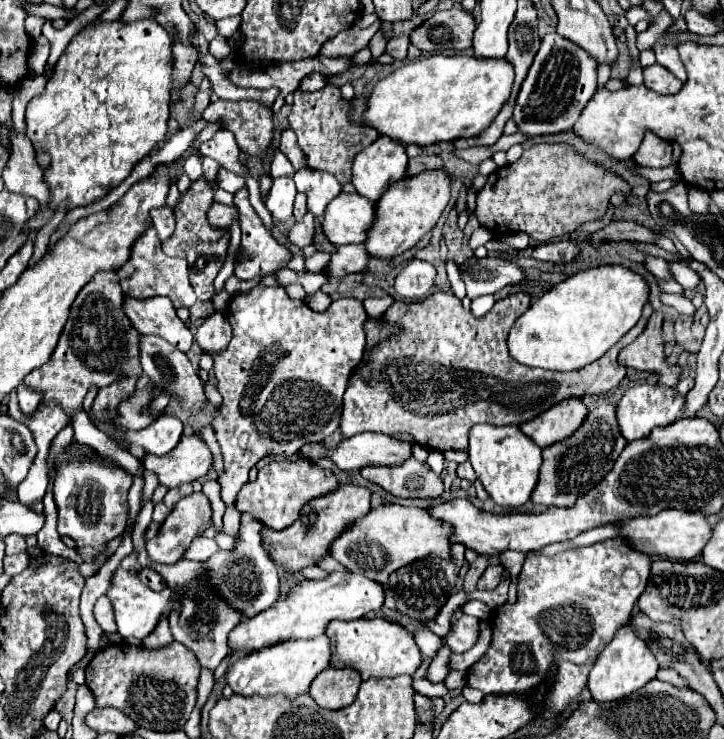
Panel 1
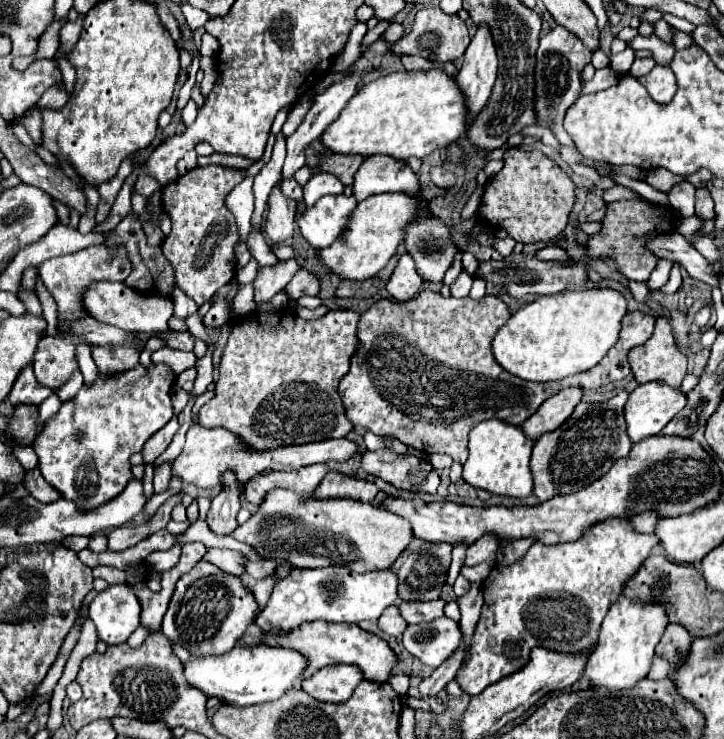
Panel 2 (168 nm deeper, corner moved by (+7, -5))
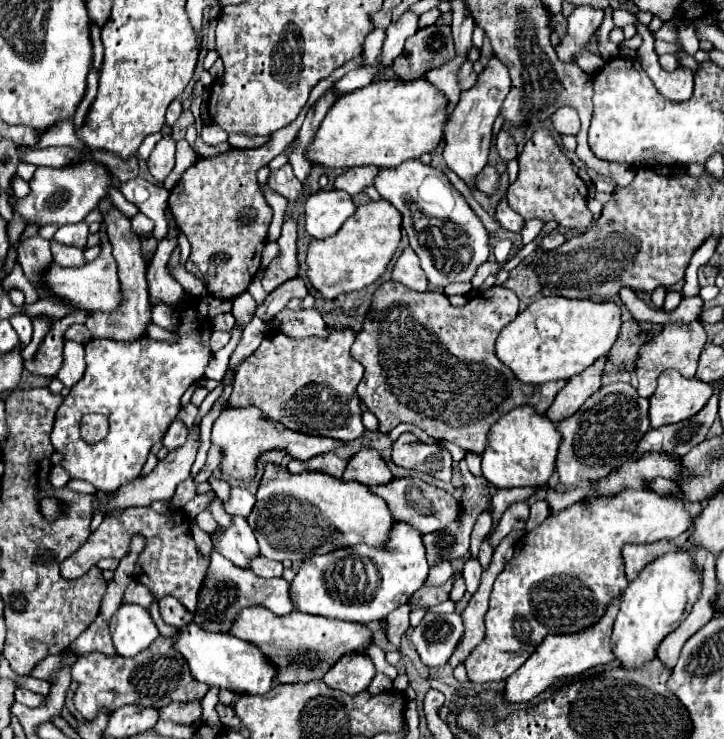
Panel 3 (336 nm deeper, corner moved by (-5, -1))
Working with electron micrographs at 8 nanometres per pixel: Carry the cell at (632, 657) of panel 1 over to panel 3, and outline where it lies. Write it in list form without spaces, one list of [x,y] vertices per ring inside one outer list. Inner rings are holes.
[[[678,549],[648,563],[640,575],[622,591],[622,603],[612,633],[614,653],[620,665],[640,667],[644,661],[656,657],[656,647],[684,621],[684,617],[688,617],[692,605],[700,597],[700,591],[702,579],[690,551]]]

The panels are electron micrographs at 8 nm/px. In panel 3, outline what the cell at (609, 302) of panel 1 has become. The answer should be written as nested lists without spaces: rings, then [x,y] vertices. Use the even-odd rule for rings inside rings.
[[[554,295],[540,297],[500,331],[496,339],[496,357],[524,383],[540,385],[570,379],[588,369],[598,357],[608,355],[620,325],[620,307],[616,303],[576,301]]]

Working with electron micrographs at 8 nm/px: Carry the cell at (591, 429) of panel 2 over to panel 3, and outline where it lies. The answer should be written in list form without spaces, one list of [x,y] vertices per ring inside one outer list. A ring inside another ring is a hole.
[[[610,383],[598,389],[572,417],[558,423],[558,431],[562,433],[556,457],[560,483],[572,489],[608,477],[632,459],[640,437],[644,437],[648,429],[648,399],[640,397],[630,383]]]

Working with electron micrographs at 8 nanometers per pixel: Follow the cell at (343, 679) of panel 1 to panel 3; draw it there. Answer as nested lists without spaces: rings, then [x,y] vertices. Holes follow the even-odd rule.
[[[346,653],[324,675],[324,683],[348,695],[358,695],[370,685],[374,675],[376,675],[374,663],[366,653]]]

